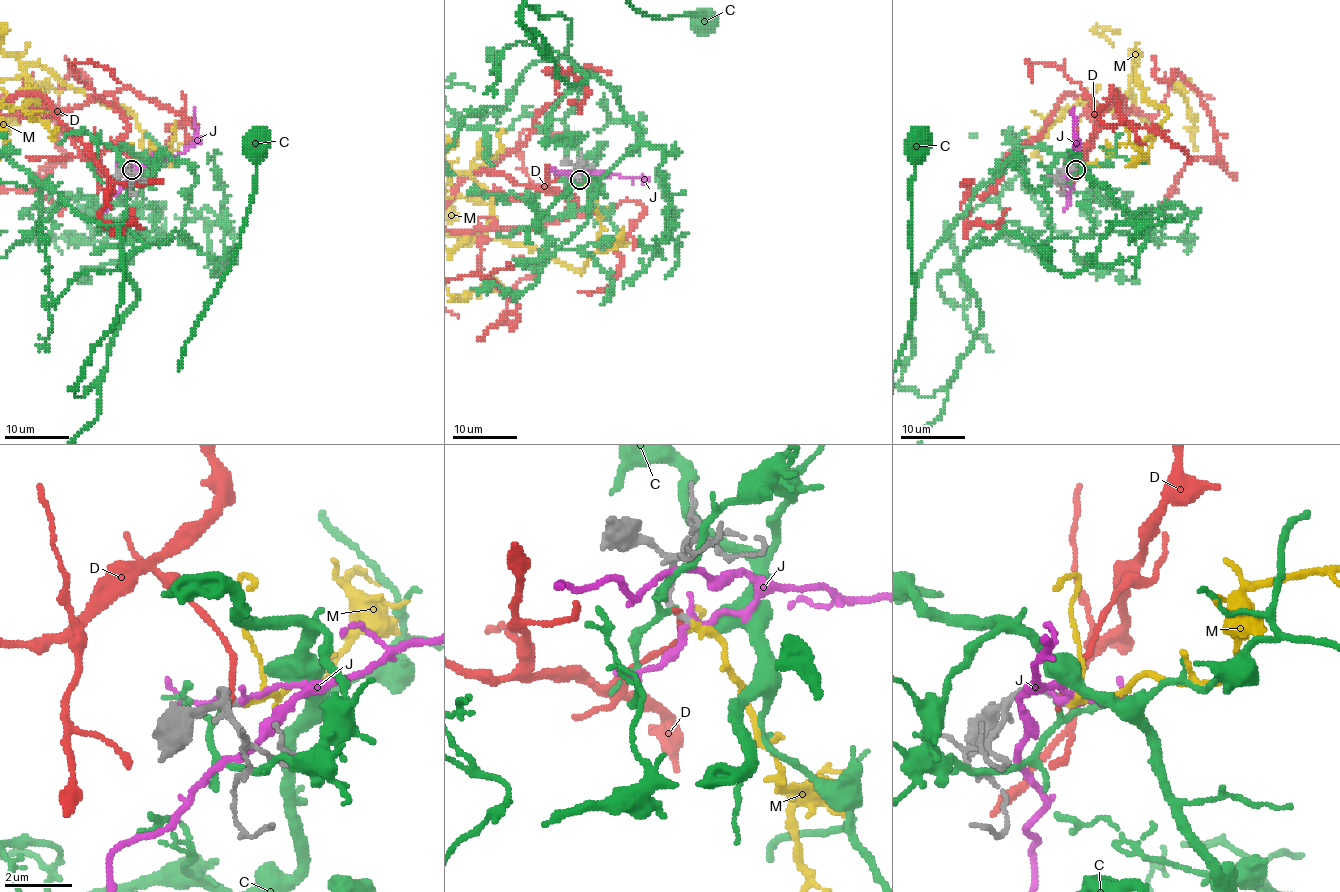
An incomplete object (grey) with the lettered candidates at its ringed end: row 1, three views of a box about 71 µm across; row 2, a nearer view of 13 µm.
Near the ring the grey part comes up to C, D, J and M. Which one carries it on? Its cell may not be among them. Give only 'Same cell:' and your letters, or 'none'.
Same cell: M

